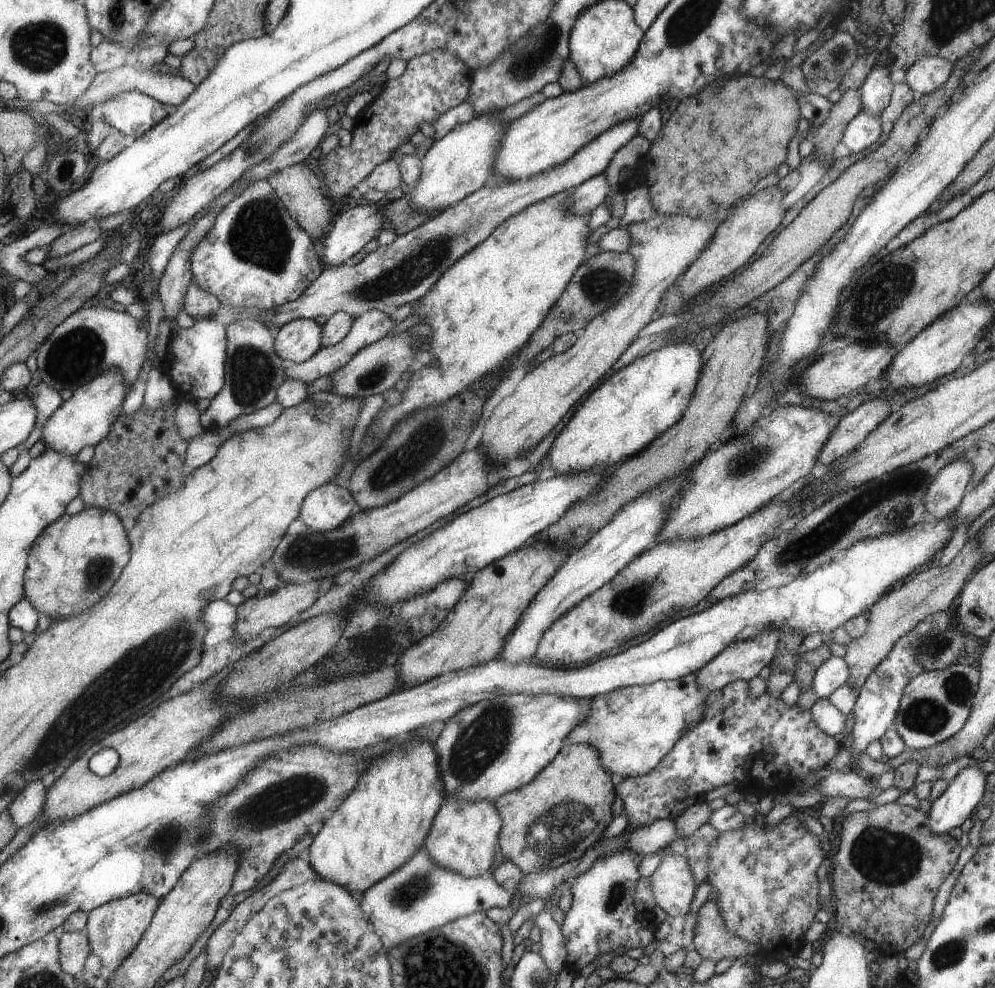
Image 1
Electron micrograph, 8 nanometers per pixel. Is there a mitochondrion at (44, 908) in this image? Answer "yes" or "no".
yes

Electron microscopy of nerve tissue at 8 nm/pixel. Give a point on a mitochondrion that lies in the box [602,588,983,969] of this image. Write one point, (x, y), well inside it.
(884, 855)

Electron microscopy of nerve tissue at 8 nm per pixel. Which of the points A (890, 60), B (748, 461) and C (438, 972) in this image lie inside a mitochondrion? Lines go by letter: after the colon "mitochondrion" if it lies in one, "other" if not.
A: other
B: mitochondrion
C: mitochondrion

